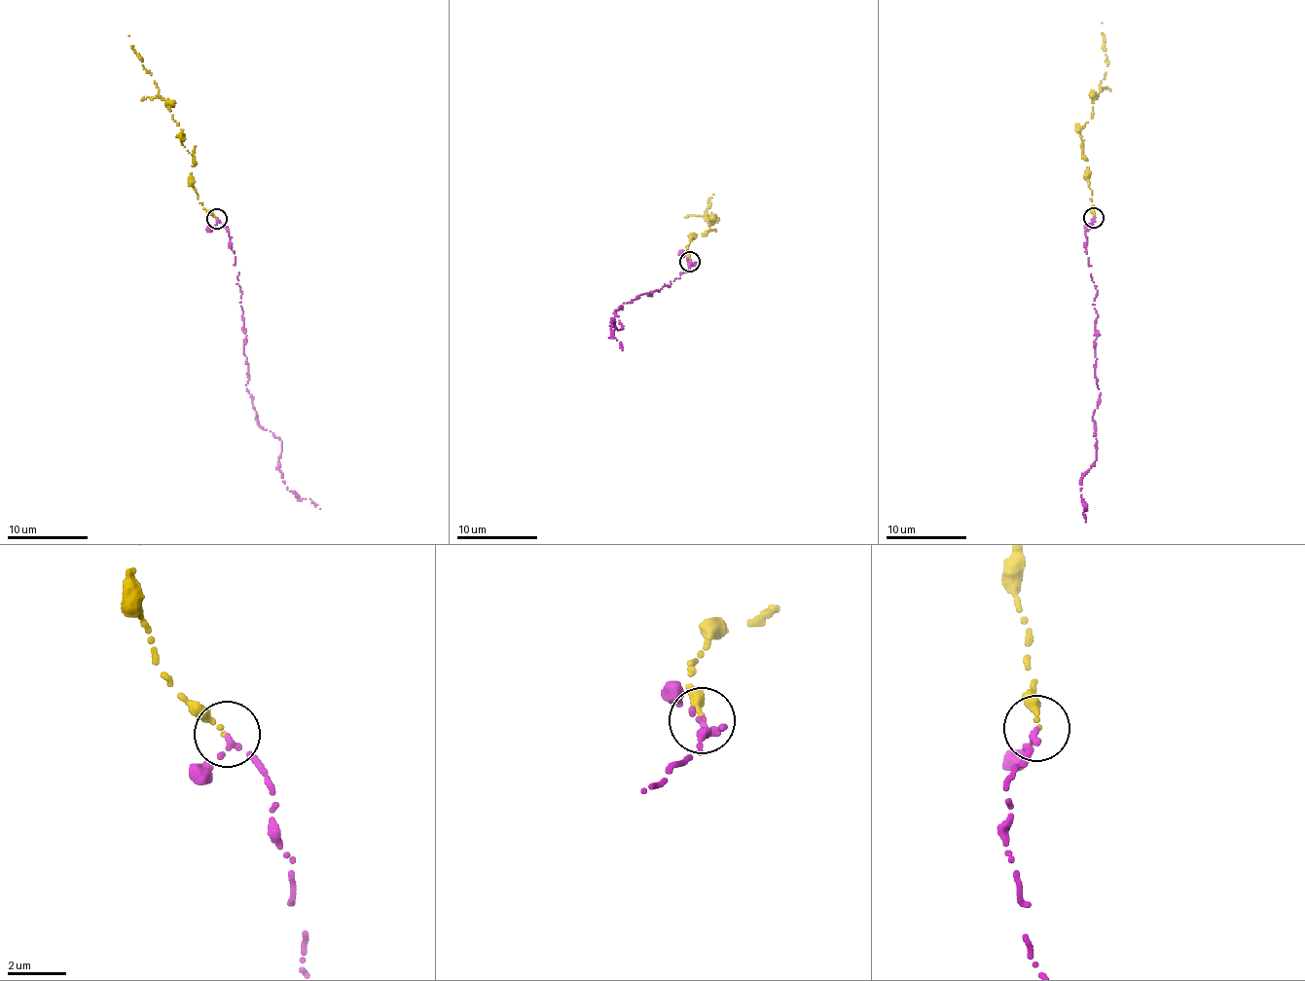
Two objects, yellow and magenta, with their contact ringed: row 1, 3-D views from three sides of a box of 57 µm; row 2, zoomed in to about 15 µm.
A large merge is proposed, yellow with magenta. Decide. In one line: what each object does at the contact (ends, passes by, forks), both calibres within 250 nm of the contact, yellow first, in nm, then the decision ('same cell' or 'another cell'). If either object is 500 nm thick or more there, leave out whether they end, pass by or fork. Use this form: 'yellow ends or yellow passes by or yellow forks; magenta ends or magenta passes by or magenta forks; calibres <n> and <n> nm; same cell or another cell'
yellow ends; magenta passes by; calibres 160 and 170 nm; same cell

